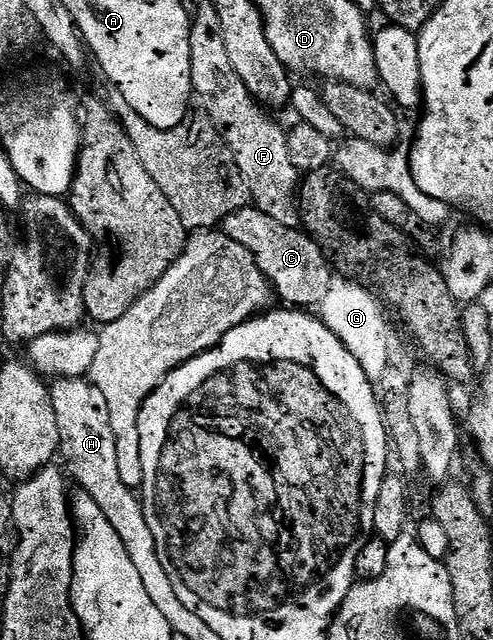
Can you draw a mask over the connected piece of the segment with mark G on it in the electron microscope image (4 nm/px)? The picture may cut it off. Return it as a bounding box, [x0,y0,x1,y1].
[319,275,393,383]

